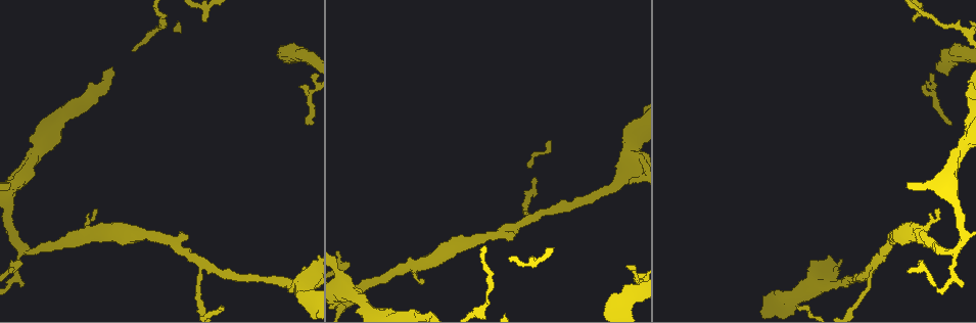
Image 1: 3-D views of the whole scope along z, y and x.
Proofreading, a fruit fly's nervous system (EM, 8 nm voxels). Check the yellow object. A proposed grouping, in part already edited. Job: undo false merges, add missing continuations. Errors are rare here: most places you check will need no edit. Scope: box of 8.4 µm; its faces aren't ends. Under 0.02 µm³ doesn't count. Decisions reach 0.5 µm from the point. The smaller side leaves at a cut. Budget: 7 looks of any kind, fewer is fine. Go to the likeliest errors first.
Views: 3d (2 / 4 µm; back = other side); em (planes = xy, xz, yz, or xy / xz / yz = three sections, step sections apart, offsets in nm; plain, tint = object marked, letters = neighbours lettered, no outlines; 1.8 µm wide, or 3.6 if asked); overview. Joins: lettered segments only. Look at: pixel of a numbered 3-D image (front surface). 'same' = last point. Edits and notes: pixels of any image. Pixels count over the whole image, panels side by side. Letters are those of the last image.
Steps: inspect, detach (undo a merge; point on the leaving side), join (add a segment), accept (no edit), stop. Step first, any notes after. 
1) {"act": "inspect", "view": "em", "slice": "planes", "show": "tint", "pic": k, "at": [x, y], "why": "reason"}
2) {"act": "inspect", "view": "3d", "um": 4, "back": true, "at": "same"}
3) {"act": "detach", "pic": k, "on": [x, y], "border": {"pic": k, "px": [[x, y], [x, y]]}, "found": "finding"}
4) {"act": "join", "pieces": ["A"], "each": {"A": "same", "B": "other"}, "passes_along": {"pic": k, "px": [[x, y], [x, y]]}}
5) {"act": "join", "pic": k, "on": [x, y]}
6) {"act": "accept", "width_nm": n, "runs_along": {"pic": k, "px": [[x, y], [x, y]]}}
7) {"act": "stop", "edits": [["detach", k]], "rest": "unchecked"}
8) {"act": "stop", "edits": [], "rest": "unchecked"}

{"act": "inspect", "view": "3d", "um": 2, "back": true, "pic": 1, "at": [94, 209], "why": "free end"}

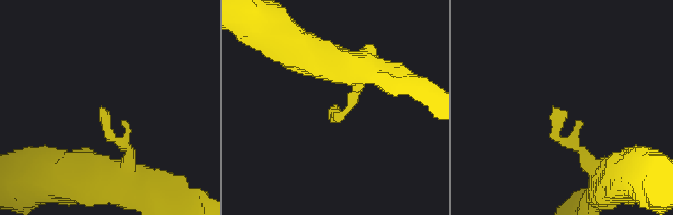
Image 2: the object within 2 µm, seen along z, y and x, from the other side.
{"act": "inspect", "view": "em", "slice": "planes", "show": "tint", "pic": 2, "at": [330, 108], "why": "shape alone is not enough"}

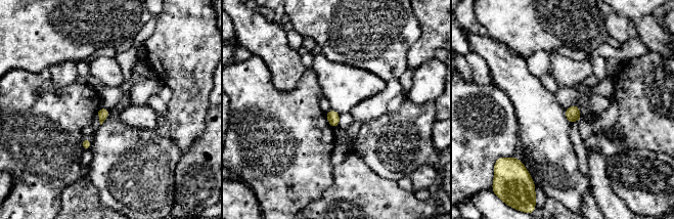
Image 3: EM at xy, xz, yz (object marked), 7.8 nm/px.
{"act": "inspect", "view": "em", "slice": "planes", "show": "letters", "at": "same", "why": "what lies round it"}

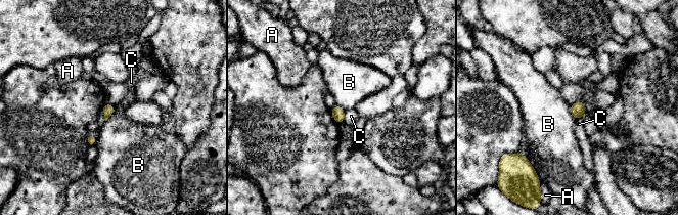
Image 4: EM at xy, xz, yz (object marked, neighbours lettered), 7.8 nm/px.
{"act": "accept", "each": {"A": "other", "B": "other", "C": "other"}, "border": {"pic": 4, "px": [[115, 105], [114, 112], [105, 121]]}, "found": "none of them fits"}

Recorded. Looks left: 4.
{"act": "inspect", "view": "em", "slice": "planes", "show": "tint", "pic": 1, "at": [956, 251], "why": "three-way junction"}

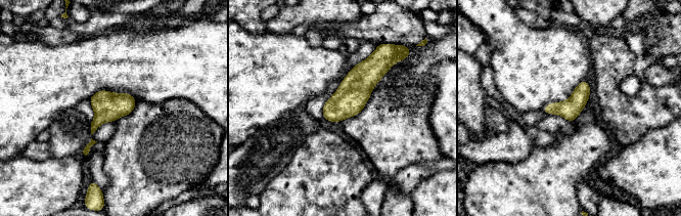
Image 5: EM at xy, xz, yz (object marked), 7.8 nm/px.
{"act": "inspect", "view": "em", "slice": "planes", "show": "letters", "at": "same", "why": "what lies round it"}

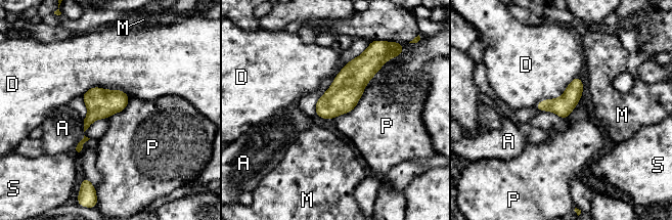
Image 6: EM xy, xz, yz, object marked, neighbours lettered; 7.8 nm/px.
{"act": "accept", "longest_contact_nm": ["P", 650], "each": {"A": "other", "D": "other", "M": "other", "P": "other", "S": "other"}, "border": {"pic": 6, "px": [[389, 59], [356, 105], [333, 119]]}, "found": "continuous, no second neuron"}

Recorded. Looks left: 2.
{"act": "inspect", "view": "em", "slice": "yz", "step": 8, "show": "tint", "pic": 1, "at": [959, 148], "why": "thin neck"}

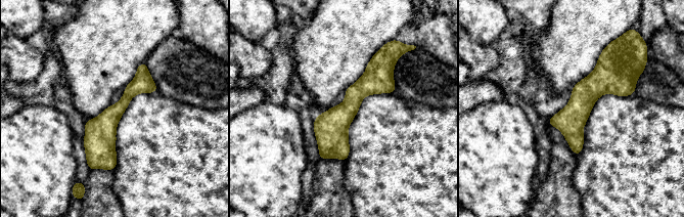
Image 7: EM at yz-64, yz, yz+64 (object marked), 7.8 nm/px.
{"act": "inspect", "view": "em", "slice": "planes", "show": "letters", "at": "same", "why": "another direction"}

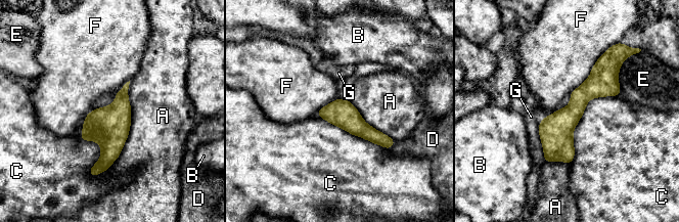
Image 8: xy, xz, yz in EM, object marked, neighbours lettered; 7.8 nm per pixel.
{"act": "accept", "each": {"A": "other", "B": "other", "C": "other", "D": "other", "E": "other", "F": "other", "G": "other"}, "found": "one neuron here"}

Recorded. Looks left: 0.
{"act": "stop", "edits": [], "rest": "unchecked"}

